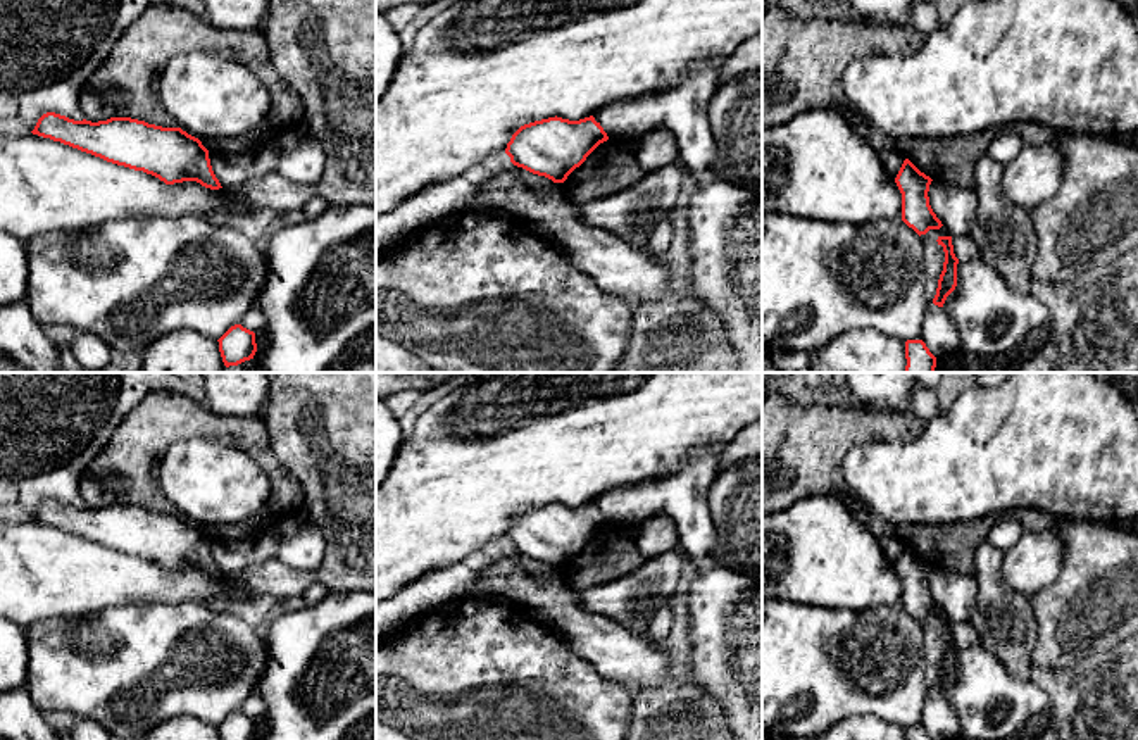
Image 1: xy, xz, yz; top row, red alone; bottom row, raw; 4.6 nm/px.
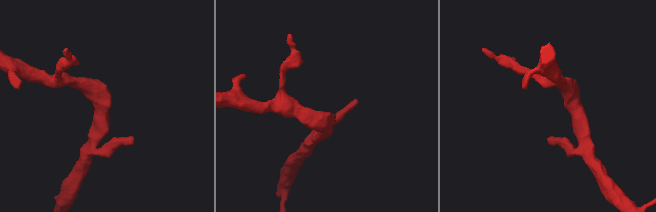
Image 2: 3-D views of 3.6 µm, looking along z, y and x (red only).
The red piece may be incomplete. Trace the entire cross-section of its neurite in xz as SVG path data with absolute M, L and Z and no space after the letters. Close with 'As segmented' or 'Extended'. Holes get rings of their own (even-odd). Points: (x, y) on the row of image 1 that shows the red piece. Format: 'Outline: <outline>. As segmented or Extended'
Outline: M555 116L521 126L507 143L505 154L510 157L514 166L533 174L545 176L553 183L564 183L567 176L607 140L607 133L593 116L579 121L569 121Z. As segmented

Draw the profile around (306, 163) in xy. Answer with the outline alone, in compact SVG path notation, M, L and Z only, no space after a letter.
M302 126L295 129L298 143L291 150L278 148L271 135L264 135L252 150L243 154L209 152L221 186L236 188L271 174L300 185L317 183L326 167L326 152Z

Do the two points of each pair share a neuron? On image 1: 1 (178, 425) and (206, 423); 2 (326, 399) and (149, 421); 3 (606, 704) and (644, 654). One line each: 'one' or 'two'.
1: one
2: two
3: two

